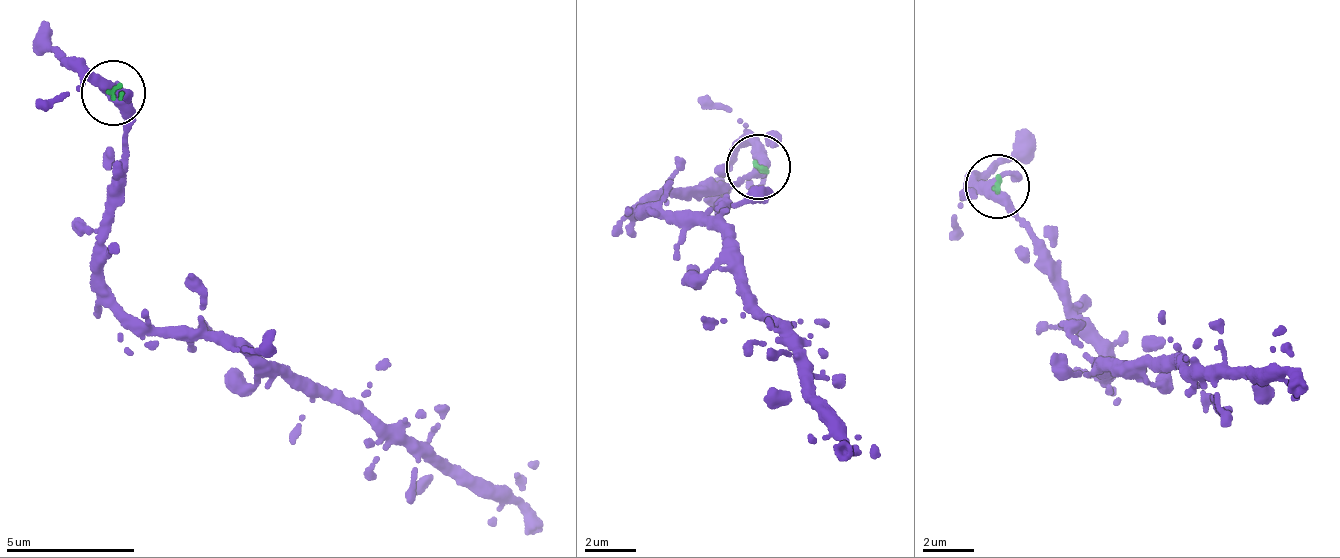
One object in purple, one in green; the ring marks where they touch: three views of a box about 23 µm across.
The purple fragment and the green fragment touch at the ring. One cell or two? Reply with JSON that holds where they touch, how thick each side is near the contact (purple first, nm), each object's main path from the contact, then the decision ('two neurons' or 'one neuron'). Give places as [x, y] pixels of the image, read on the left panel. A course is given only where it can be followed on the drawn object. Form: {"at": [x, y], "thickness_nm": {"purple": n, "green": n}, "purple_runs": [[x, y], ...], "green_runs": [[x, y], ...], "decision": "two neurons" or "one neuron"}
{"at": [113, 93], "thickness_nm": {"purple": 340, "green": 190}, "purple_runs": [[110, 93], [126, 159], [103, 293], [320, 383], [475, 485], [520, 498], [535, 468]], "green_runs": [[112, 95], [118, 82]], "decision": "one neuron"}

